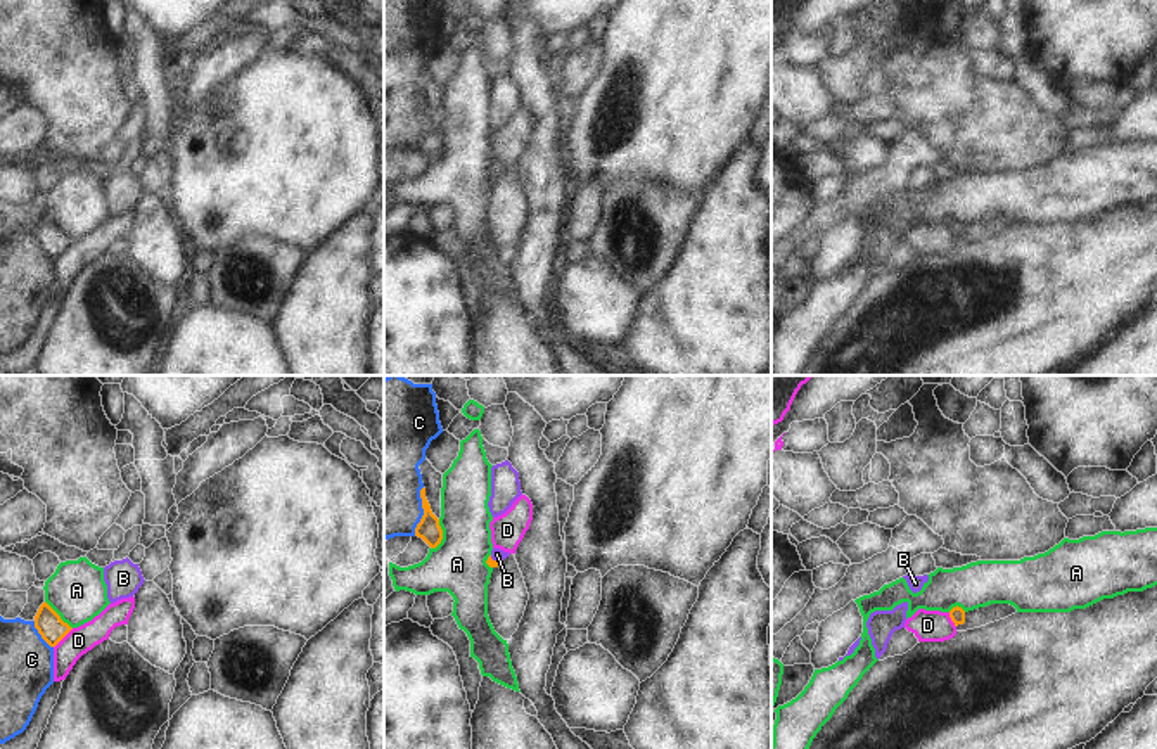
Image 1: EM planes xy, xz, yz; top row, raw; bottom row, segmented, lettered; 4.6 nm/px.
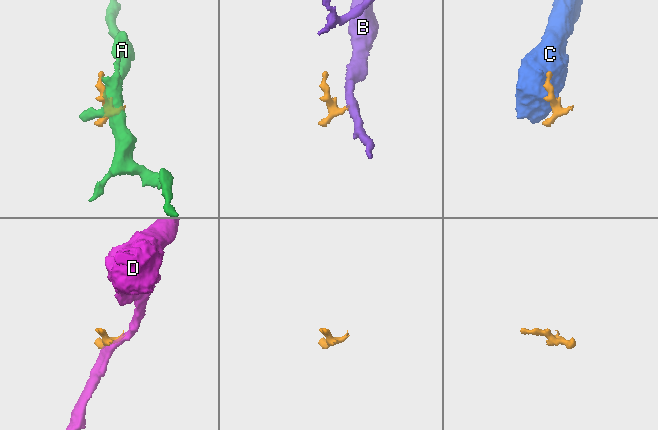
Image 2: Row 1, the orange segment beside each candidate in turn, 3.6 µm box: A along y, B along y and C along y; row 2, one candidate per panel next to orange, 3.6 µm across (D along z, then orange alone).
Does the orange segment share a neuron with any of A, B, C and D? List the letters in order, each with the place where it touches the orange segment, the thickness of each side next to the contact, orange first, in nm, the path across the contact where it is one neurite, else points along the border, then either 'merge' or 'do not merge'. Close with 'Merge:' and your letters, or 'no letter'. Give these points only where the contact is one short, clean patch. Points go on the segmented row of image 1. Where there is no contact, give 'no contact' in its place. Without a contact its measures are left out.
A: xz (441, 535) | 110/260 nm | do not merge
B: xz (495, 561) | 40/60 nm | across xz (490, 561), (495, 561), (497, 554) | merge
C: xz (424, 511) | 110/340 nm | do not merge
D: xy (63, 637) | 120/120 nm | do not merge
Merge: B

